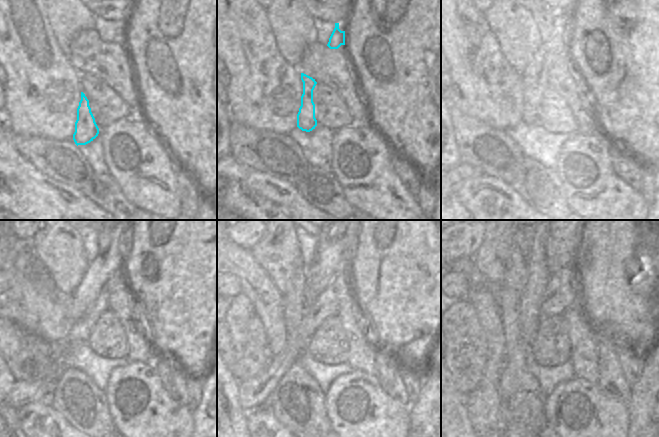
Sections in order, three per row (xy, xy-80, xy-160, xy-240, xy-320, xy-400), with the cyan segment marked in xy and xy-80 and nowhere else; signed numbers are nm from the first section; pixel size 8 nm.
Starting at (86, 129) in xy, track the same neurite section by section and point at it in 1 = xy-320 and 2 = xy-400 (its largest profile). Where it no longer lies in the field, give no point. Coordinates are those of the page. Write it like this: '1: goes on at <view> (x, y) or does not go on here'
1: goes on at xy-320 (334, 240)
2: goes on at xy-400 (563, 242)

